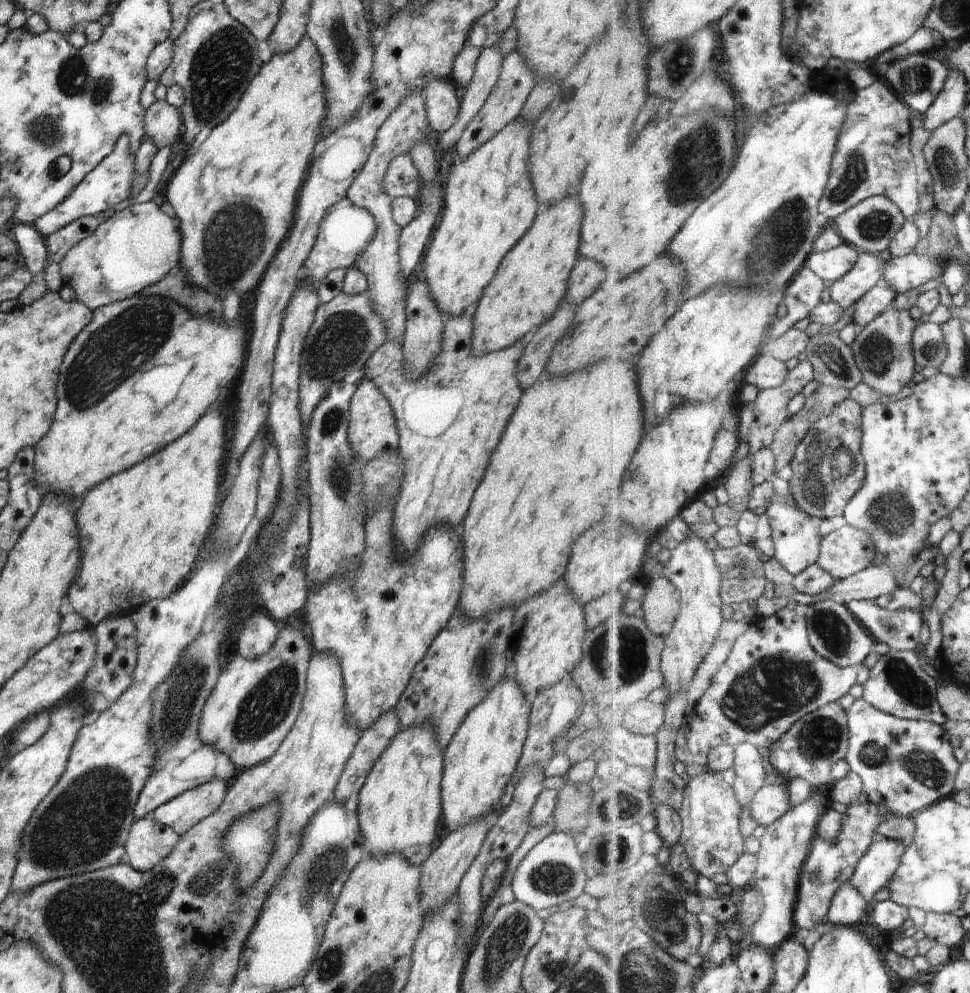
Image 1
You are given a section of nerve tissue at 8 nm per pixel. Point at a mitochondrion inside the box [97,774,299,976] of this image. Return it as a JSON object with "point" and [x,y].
{"point":[200,883]}

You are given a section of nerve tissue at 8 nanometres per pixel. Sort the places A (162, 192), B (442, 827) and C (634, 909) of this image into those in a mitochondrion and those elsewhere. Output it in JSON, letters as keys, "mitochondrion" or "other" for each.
{"A":"other","B":"other","C":"other"}

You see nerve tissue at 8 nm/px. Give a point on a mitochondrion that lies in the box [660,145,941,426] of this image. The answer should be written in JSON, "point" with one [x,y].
{"point":[784,233]}

